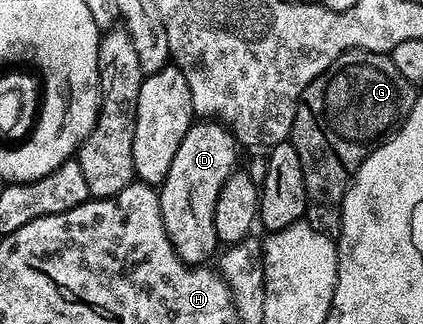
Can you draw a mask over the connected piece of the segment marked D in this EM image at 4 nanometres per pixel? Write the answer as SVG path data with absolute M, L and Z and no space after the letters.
M215 121L193 122L186 137L182 137L182 145L178 145L178 153L174 153L170 173L166 173L164 182L159 184L162 225L166 225L172 248L184 263L204 265L212 254L217 254L214 205L222 185L237 166L236 151L238 144L224 124Z

